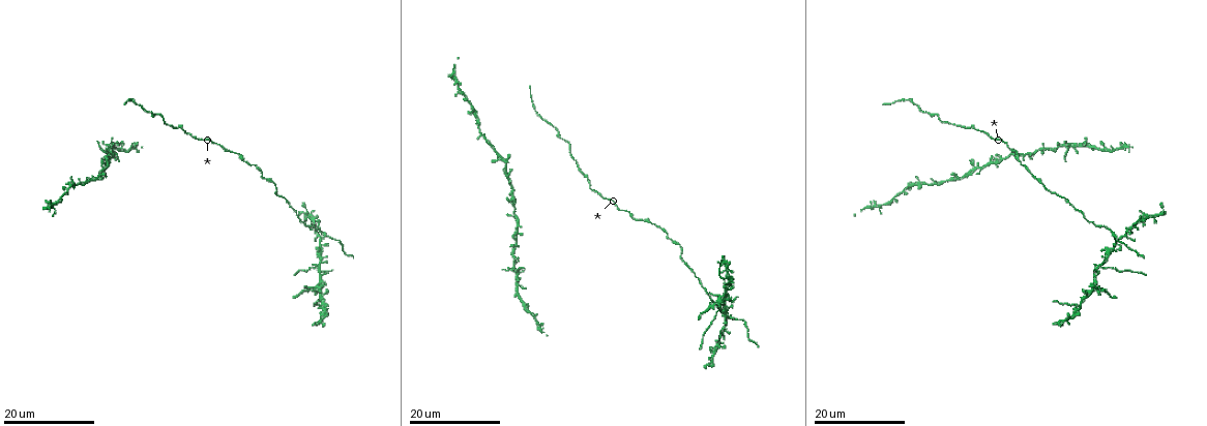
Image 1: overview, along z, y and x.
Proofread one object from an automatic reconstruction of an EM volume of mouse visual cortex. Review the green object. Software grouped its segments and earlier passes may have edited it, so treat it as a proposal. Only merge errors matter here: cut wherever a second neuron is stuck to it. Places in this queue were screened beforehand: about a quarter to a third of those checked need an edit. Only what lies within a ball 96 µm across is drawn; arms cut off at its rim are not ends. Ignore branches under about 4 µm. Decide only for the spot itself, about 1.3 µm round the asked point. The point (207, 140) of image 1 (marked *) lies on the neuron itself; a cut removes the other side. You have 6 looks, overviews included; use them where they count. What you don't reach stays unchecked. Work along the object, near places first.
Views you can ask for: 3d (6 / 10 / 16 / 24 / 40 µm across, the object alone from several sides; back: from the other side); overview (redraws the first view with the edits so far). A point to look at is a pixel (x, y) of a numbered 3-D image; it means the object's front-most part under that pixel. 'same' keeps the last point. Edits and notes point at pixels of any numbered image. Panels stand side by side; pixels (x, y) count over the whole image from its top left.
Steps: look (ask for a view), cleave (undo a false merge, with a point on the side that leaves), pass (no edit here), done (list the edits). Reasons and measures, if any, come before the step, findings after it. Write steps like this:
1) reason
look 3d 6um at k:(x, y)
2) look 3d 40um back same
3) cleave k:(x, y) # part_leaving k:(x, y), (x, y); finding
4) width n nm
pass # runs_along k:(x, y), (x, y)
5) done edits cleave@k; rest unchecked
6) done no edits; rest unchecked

look 3d 16um at 1:(977, 168)

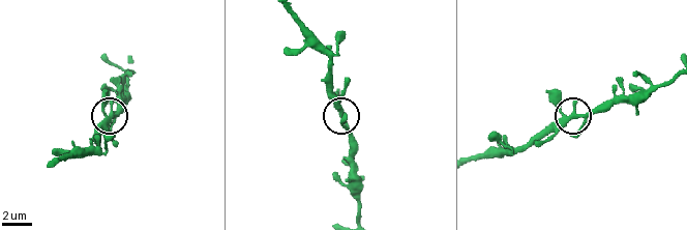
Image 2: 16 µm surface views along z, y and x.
look 3d 6um at 2:(567, 119)

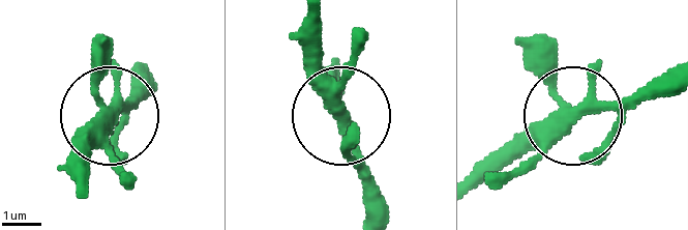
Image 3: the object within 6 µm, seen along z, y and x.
width 310 nm
pass # one neuron here

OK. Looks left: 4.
looks like a crossing
look 3d 24um at 1:(1100, 267)

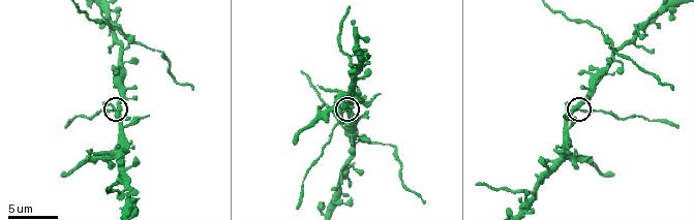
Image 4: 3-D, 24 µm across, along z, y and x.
look 3d 10um at 4:(119, 107)

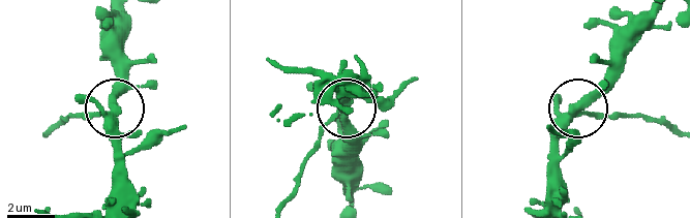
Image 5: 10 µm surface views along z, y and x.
cleave 5:(88, 116) # part_leaving 5:(575, 114), (638, 114), (674, 126); two neurons meet here

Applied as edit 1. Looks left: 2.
two arms in line, one across
look 3d 6um at 4:(608, 39)

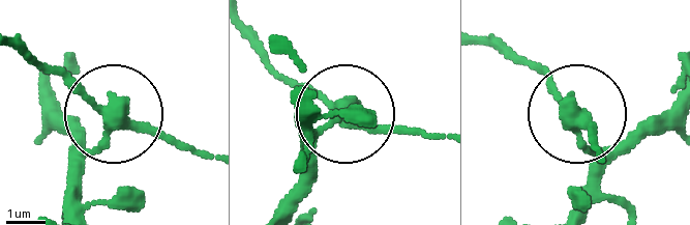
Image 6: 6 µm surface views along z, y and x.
look 3d 6um back at 6:(581, 123)

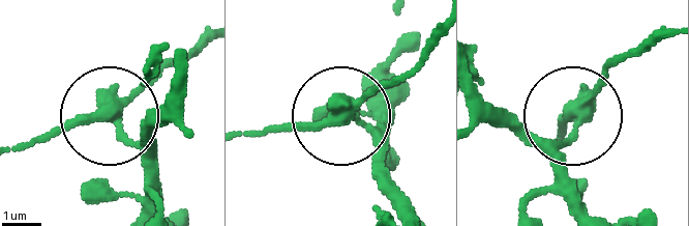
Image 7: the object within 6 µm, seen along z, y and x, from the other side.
side_arm 13 um
pass # runs_along 7:(440, 41), (331, 114), (242, 131); all the same neuron

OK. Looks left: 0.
done edits cleave@5; rest unchecked

